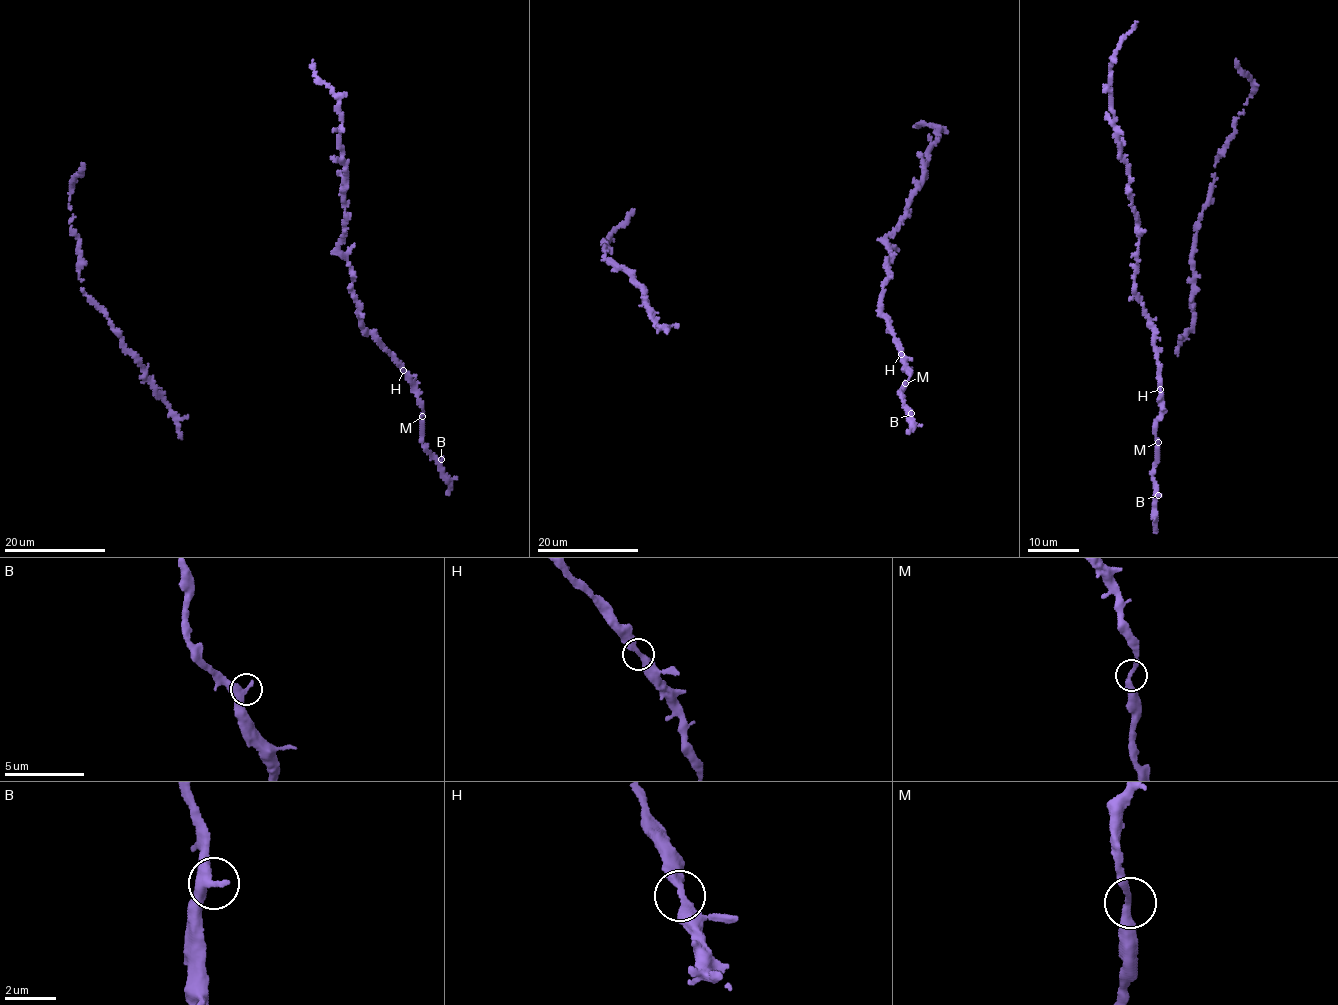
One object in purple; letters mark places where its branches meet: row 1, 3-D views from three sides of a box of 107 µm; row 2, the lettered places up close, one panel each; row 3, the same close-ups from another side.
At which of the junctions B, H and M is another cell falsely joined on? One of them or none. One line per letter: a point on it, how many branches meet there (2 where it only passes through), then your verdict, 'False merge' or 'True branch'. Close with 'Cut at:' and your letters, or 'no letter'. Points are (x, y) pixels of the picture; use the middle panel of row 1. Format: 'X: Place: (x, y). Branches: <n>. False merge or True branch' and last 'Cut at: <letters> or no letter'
B: Place: (911, 413). Branches: 2. True branch
H: Place: (901, 354). Branches: 2. True branch
M: Place: (905, 383). Branches: 2. True branch
Cut at: no letter

